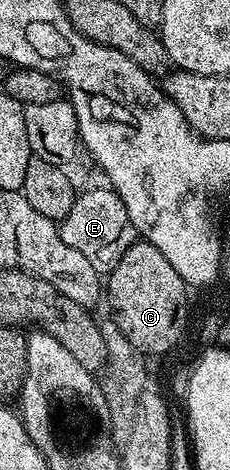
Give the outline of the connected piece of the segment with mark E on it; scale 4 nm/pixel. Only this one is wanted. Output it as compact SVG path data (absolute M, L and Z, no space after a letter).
M110 186L95 187L92 191L80 190L75 196L73 209L58 224L59 236L70 248L77 250L96 271L109 273L121 261L125 249L136 242L137 232L127 216L119 194Z

